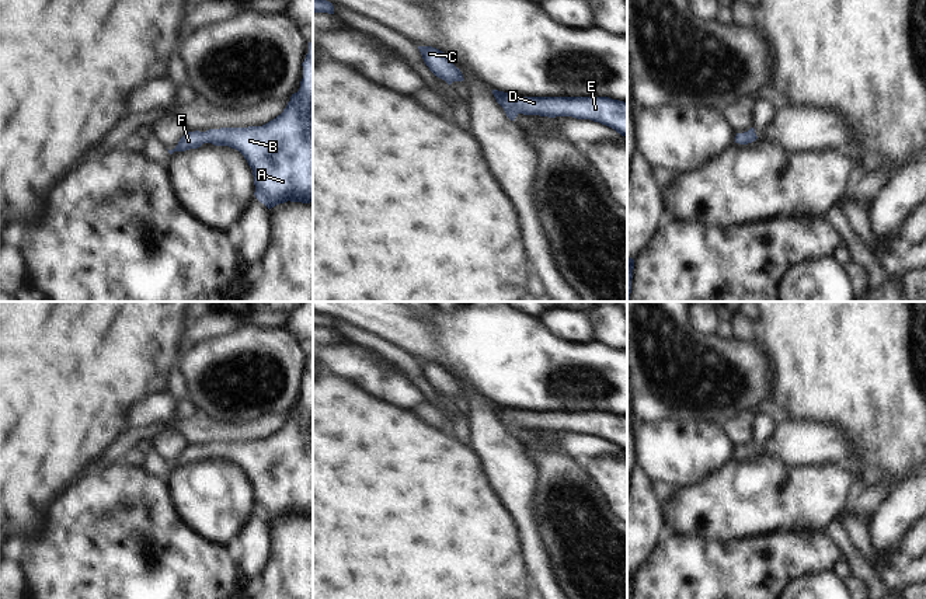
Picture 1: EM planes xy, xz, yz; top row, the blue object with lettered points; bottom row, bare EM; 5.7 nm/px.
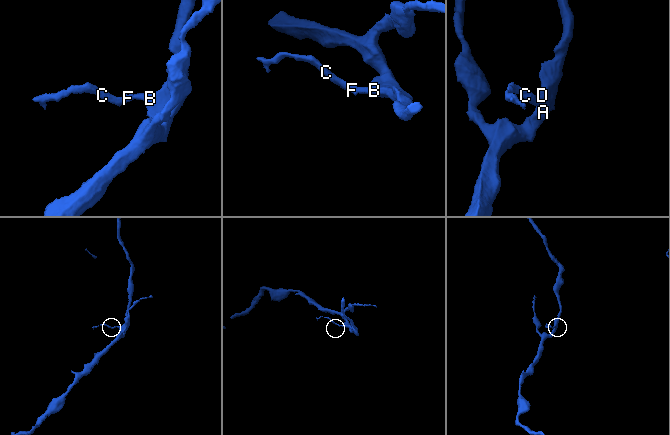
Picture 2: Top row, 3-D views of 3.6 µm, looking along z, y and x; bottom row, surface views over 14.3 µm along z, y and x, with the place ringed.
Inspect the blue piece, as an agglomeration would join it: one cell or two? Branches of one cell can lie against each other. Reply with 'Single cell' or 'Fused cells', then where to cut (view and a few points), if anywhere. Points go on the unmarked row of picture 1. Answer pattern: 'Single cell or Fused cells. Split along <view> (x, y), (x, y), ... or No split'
Single cell. No split

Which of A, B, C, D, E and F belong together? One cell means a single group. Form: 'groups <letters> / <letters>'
groups A B C D E F

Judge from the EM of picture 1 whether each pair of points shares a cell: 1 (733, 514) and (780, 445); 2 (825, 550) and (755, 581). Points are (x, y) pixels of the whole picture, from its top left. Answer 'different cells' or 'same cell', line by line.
1: different cells
2: same cell

